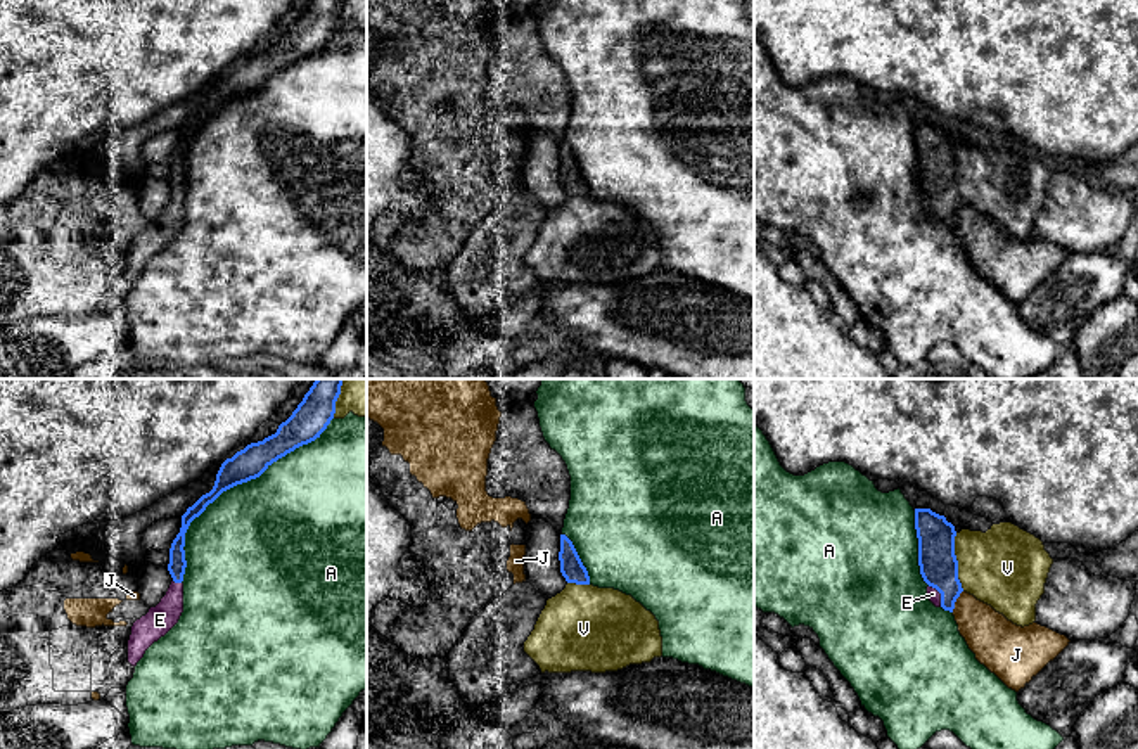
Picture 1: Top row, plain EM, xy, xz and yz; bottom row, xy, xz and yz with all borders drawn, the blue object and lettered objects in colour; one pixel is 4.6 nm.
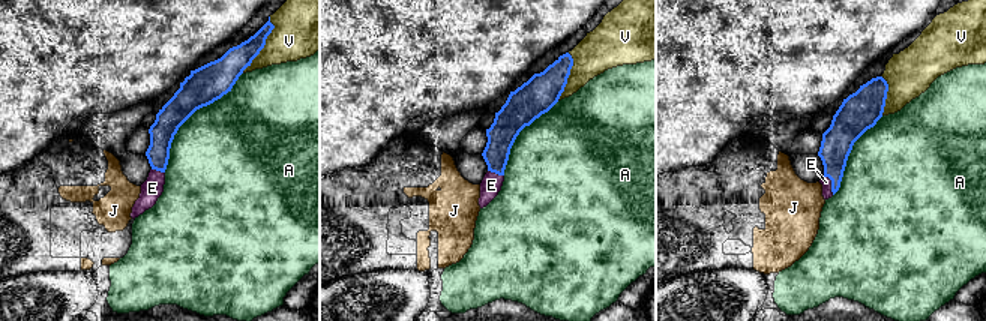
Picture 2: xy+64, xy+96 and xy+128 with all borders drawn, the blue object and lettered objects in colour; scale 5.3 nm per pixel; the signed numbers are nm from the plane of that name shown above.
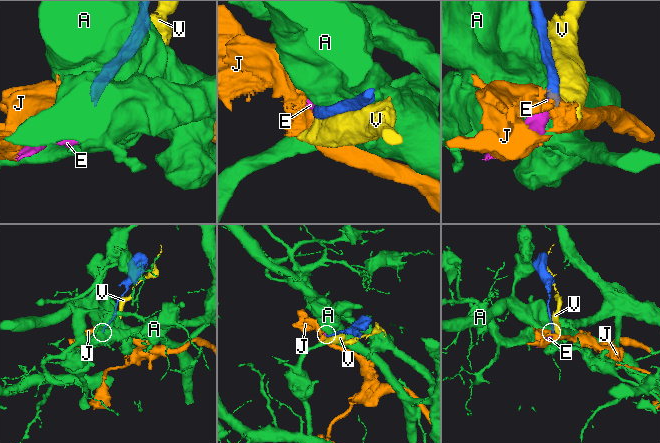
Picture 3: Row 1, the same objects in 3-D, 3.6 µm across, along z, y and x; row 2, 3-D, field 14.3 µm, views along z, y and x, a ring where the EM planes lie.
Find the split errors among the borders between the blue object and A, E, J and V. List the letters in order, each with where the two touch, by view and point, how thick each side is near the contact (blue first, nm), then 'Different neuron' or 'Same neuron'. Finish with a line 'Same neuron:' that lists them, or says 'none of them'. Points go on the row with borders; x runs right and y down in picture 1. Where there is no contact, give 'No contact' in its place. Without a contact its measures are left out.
A: Touches blue at xy (234, 485). Thickness 150 nm (blue) against 480 nm. Different neuron
E: Touches blue at yz (941, 595). Thickness 180 nm (blue) against 60 nm. Same neuron
J: Touches blue at yz (955, 601). Thickness 180 nm (blue) against 220 nm. Different neuron
V: Touches blue at yz (957, 563). Thickness 180 nm (blue) against 380 nm. Different neuron
Same neuron: E

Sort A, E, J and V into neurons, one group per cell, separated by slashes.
A / E / J / V

